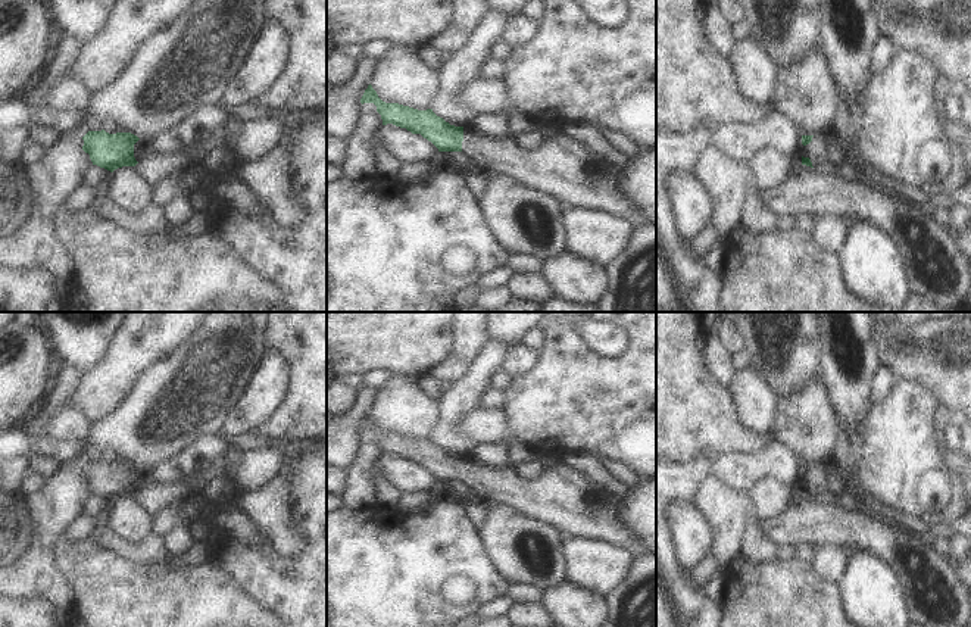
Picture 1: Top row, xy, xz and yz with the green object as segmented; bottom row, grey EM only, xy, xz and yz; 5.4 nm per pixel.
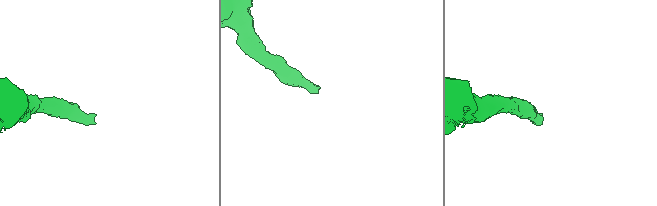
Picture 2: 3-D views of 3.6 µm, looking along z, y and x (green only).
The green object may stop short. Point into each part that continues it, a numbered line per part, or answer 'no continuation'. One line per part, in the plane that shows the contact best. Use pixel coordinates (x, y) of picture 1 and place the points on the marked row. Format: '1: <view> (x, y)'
1: xy (141, 149)

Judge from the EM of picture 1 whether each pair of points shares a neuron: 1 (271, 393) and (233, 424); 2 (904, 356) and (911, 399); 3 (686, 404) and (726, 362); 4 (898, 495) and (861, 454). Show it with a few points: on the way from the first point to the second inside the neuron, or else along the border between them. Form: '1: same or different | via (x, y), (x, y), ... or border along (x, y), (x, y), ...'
1: same | via (262, 399), (242, 420)
2: different | border along (898, 377), (923, 381), (939, 396)
3: different | border along (702, 351), (706, 368), (727, 386)
4: same | via (892, 484), (871, 464)

